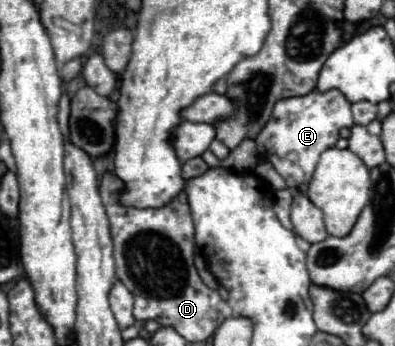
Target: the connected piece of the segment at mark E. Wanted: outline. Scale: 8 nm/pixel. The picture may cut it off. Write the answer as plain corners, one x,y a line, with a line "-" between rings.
317,89
305,97
289,97
277,101
269,123
257,135
255,143
265,151
267,159
275,165
275,169
285,177
291,189
297,189
301,183
307,183
315,171
319,155
335,147
339,139
341,127
353,127
351,103
337,89
319,93

